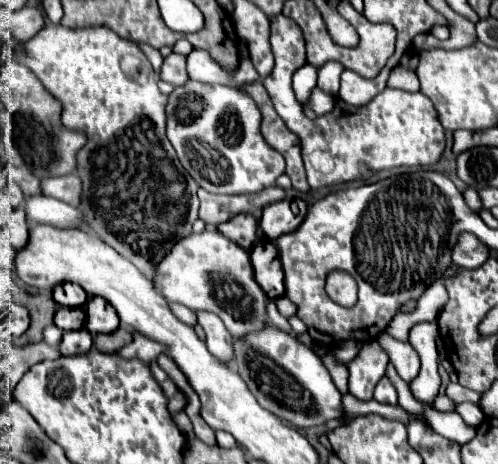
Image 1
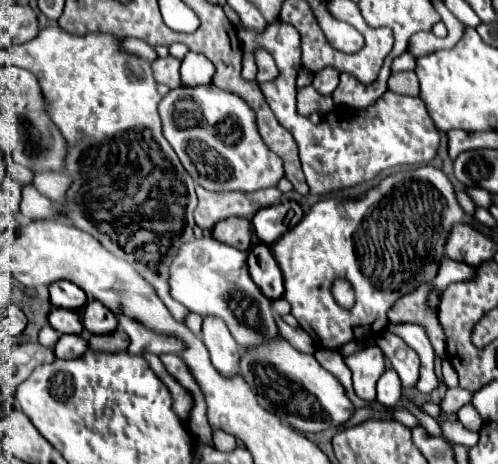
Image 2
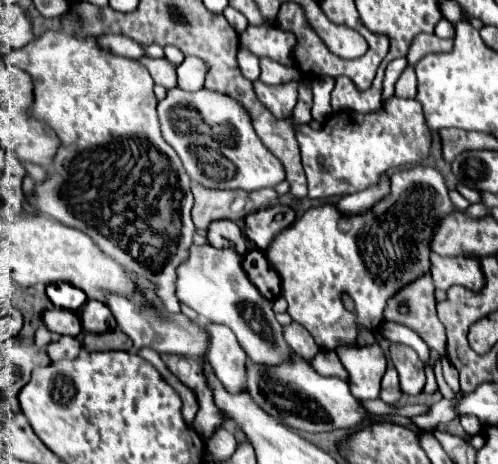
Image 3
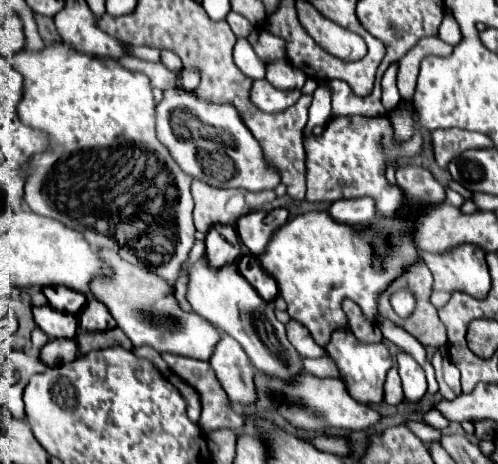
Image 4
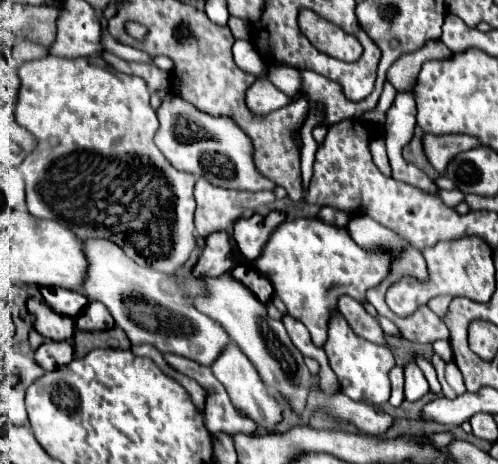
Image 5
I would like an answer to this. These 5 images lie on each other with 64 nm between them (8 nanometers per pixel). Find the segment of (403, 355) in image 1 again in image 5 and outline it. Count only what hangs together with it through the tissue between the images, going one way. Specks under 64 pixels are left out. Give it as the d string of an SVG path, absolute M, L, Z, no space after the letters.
M406 364L404 366L404 374L406 374L406 380L404 380L404 392L406 392L406 400L408 402L414 402L414 400L420 400L426 392L428 392L428 382L424 378L424 374L420 372L420 368L416 364Z

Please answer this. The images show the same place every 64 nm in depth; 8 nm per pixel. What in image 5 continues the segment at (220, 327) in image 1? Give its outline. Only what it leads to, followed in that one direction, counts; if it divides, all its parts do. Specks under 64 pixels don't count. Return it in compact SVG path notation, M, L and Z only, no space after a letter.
M230 344L220 358L212 364L212 374L224 384L232 404L242 410L246 416L250 416L258 426L266 428L266 430L274 430L280 422L282 422L282 406L276 402L276 398L272 400L270 392L266 390L264 382L260 380L256 368L252 368L252 362L244 356L244 352L240 352L240 348L236 348L236 344Z

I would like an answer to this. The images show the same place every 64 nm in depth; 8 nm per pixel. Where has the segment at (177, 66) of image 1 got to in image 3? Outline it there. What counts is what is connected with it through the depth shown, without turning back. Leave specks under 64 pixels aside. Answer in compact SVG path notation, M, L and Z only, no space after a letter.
M144 56L144 58L140 58L138 62L148 68L148 72L150 72L150 76L152 76L154 84L160 84L160 86L164 86L164 88L176 86L176 68L174 68L170 62L166 62L166 58L152 60L152 58L146 58L146 56Z

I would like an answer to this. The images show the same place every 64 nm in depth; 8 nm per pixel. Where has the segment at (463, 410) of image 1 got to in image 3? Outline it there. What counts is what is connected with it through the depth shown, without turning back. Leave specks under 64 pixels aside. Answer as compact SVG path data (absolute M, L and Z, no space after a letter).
M473 415L460 417L460 424L468 435L478 434L482 430L481 422Z

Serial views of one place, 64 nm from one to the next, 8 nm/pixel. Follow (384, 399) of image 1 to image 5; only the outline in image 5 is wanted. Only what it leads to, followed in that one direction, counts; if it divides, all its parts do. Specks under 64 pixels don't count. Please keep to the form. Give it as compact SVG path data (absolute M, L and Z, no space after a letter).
M394 366L390 370L390 384L392 384L390 404L400 406L404 400L404 366Z

